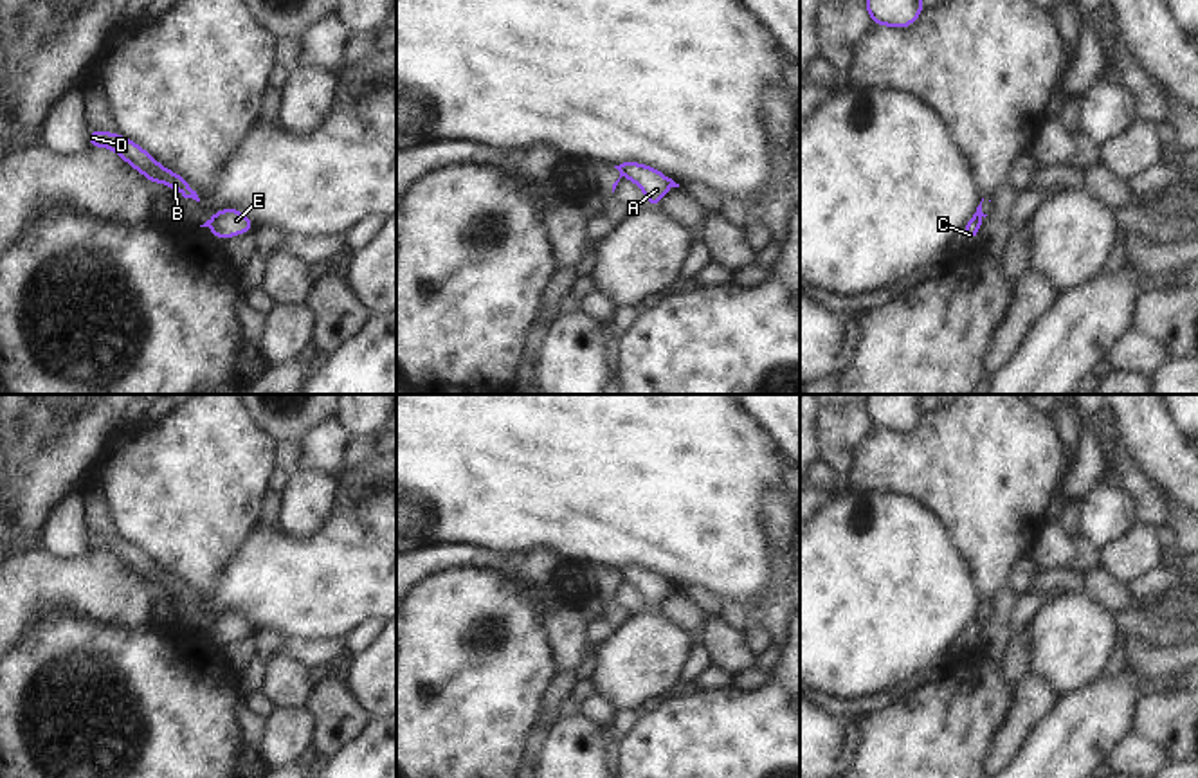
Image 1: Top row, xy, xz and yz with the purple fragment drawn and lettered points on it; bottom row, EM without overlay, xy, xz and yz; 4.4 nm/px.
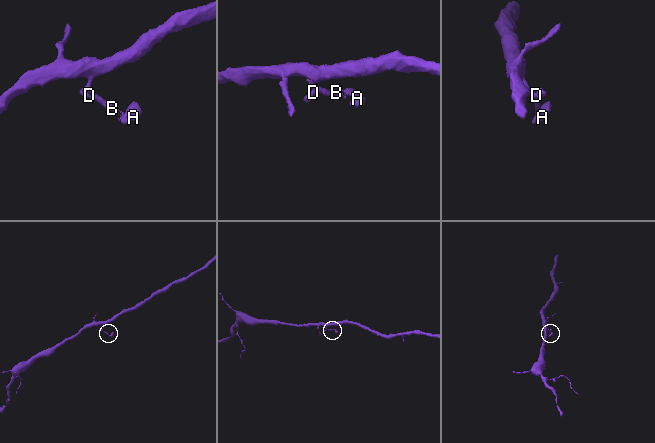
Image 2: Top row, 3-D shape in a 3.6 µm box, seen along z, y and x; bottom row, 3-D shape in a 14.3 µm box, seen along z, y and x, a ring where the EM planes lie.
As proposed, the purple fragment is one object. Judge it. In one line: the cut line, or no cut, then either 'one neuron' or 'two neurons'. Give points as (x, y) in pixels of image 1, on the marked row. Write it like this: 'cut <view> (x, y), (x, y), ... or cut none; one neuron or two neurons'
cut xy (217, 213), (208, 226); two neurons

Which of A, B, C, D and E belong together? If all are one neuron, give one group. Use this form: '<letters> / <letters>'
A C E / B D

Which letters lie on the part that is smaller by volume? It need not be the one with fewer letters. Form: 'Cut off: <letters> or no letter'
Cut off: A, C, E.

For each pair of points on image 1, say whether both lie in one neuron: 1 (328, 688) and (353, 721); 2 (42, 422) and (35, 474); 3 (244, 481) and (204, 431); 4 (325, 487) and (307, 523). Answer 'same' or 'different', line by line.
1: same
2: same
3: same
4: same

